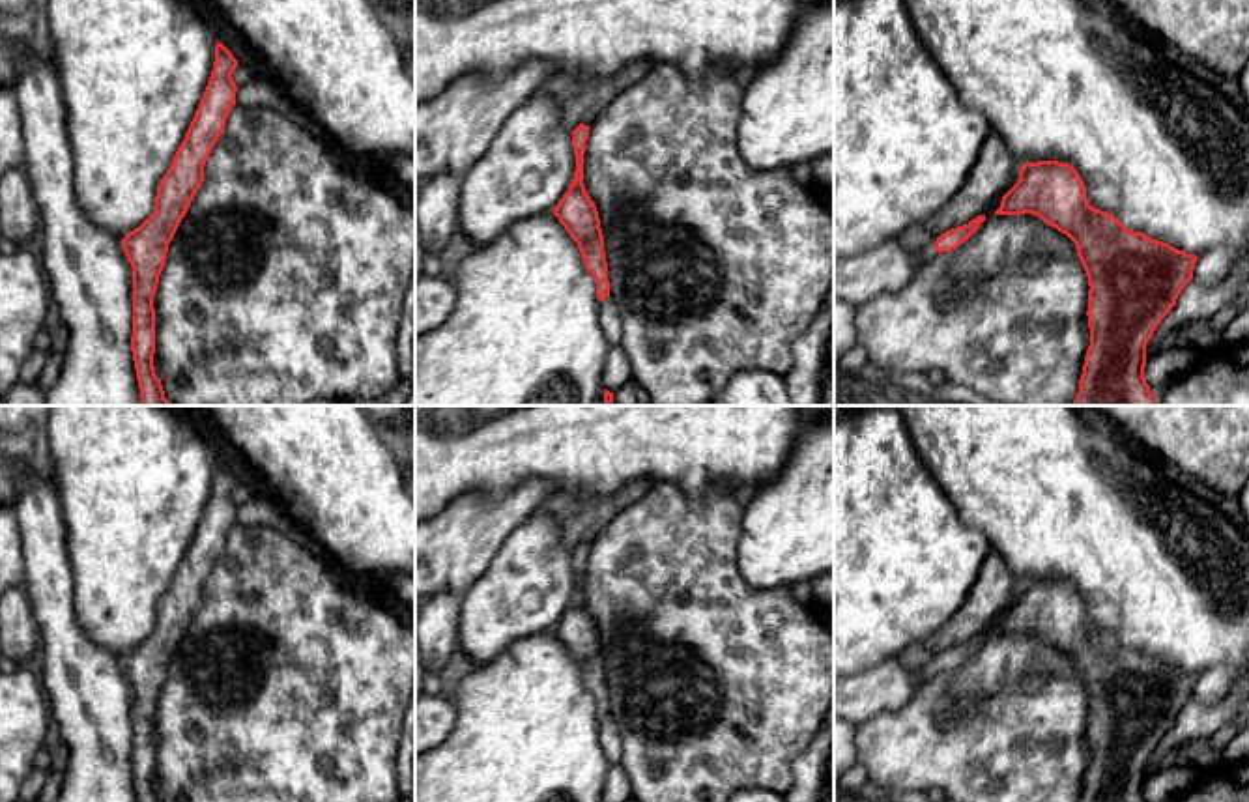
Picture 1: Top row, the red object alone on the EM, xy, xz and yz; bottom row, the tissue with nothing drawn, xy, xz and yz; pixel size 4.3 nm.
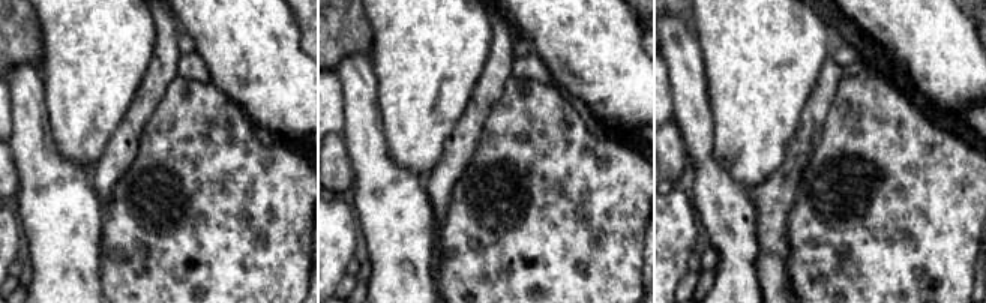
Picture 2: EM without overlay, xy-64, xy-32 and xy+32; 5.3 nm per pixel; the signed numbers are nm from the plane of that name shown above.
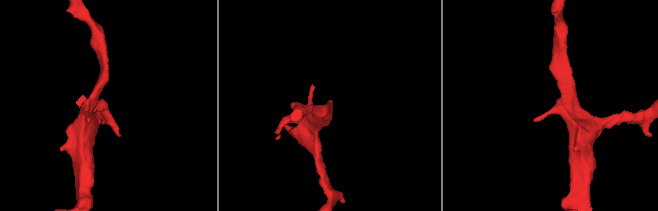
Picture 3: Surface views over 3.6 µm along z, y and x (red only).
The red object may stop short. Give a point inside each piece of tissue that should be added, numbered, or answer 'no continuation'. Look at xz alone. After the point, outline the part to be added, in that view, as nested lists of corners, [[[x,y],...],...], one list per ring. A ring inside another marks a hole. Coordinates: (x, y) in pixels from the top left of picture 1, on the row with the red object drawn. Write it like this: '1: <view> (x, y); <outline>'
no continuation

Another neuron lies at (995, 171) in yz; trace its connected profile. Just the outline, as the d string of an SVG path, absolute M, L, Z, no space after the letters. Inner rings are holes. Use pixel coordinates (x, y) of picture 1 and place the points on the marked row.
M991 129L961 189L933 217L909 226L899 236L899 241L909 251L933 247L944 232L969 224L982 215L1017 179L1019 161L1008 150L1002 136Z

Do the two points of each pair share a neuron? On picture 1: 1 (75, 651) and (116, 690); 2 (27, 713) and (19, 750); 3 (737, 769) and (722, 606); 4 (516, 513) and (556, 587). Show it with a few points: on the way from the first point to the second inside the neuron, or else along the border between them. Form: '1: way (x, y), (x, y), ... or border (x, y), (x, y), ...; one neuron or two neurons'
1: way (85, 660), (107, 683); one neuron
2: way (19, 722), (19, 741); one neuron
3: way (733, 728), (733, 709), (722, 690), (722, 647); one neuron
4: border (533, 511), (507, 537), (494, 558); two neurons

